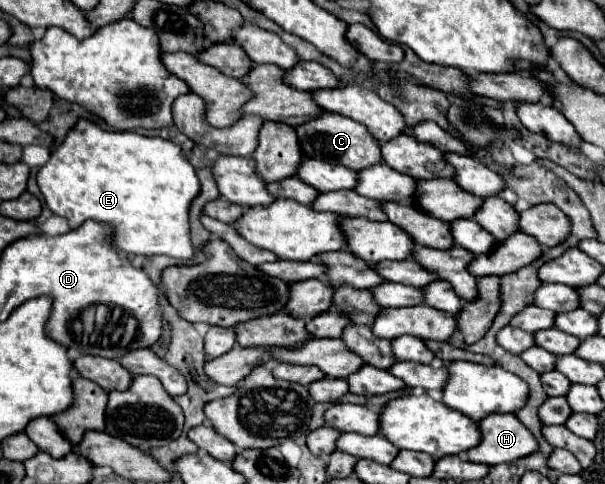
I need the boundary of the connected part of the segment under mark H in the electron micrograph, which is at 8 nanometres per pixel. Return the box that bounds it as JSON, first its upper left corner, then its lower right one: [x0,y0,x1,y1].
[466,414,538,466]

